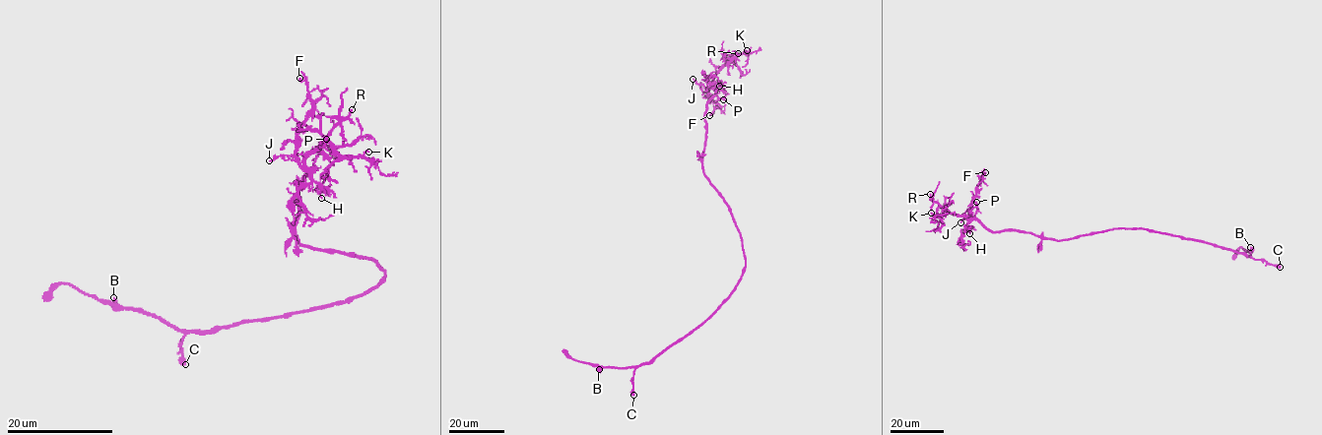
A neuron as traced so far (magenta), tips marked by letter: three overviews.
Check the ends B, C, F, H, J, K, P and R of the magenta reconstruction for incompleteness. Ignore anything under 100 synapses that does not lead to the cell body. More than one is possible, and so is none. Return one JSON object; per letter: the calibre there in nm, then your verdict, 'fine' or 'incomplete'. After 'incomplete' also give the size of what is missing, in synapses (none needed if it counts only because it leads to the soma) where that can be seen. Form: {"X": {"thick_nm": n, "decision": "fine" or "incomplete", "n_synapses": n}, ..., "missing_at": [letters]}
{"B": {"thick_nm": 420, "decision": "fine"}, "C": {"thick_nm": 600, "decision": "fine"}, "F": {"thick_nm": 160, "decision": "fine"}, "H": {"thick_nm": 130, "decision": "fine"}, "J": {"thick_nm": 130, "decision": "fine"}, "K": {"thick_nm": 170, "decision": "fine"}, "P": {"thick_nm": 120, "decision": "fine"}, "R": {"thick_nm": 180, "decision": "incomplete"}, "missing_at": ["R"]}

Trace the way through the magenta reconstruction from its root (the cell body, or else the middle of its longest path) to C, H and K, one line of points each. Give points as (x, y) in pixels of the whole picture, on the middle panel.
C: (742, 244), (745, 268), (735, 289), (702, 323), (635, 368), (633, 395)
H: (742, 244), (731, 209), (702, 167), (704, 112), (714, 86), (719, 86)
K: (742, 244), (731, 209), (704, 174), (702, 155), (706, 134), (704, 112), (714, 93), (712, 77), (747, 50)

